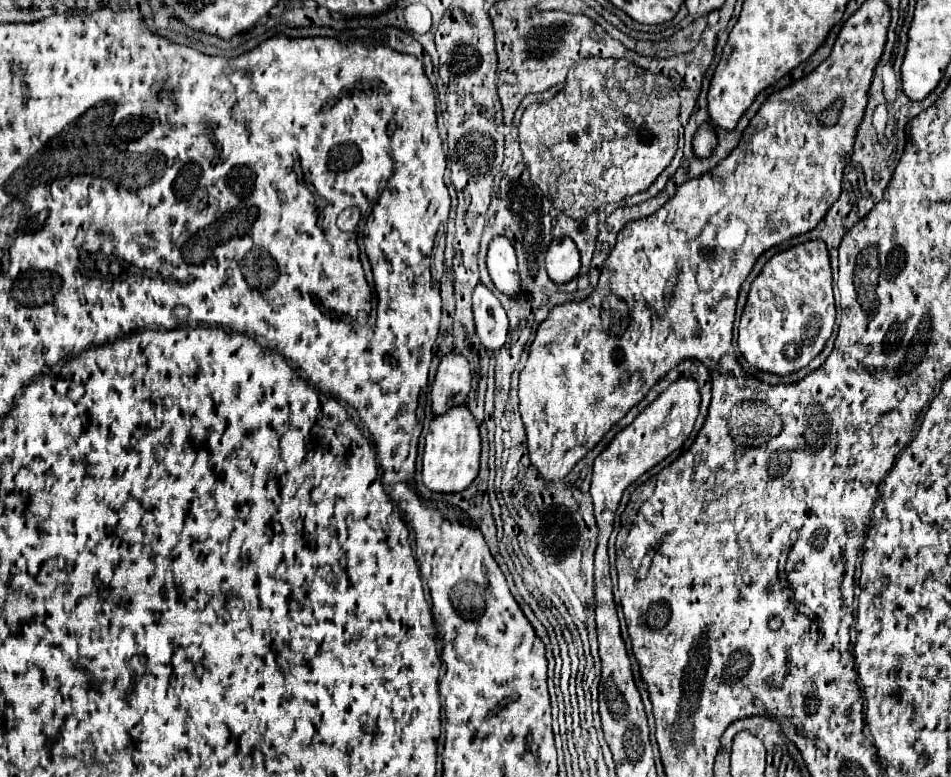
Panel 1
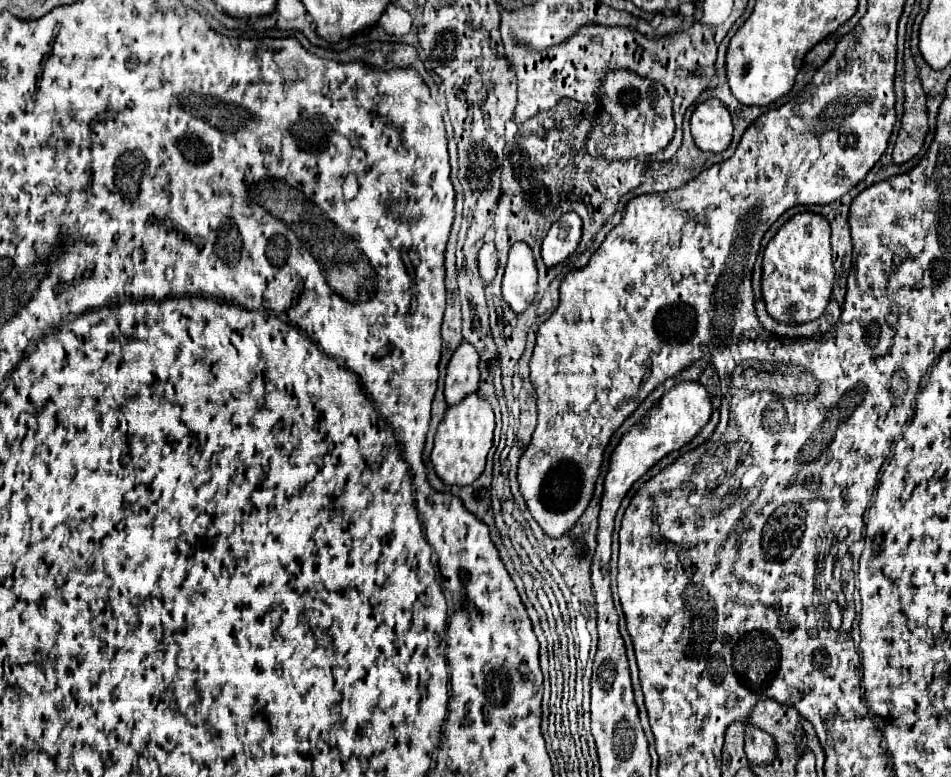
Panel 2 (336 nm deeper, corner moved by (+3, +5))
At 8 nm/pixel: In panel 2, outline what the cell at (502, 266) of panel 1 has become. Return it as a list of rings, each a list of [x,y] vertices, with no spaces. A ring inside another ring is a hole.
[[[515,242],[509,250],[505,276],[503,276],[503,298],[513,312],[525,312],[535,298],[537,268],[533,252],[527,244]]]

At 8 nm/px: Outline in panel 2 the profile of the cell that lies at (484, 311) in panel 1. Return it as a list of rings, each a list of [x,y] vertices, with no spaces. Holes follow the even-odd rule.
[[[485,242],[483,248],[479,250],[479,274],[485,282],[485,286],[489,286],[495,278],[497,272],[497,250],[493,246],[493,242]]]

